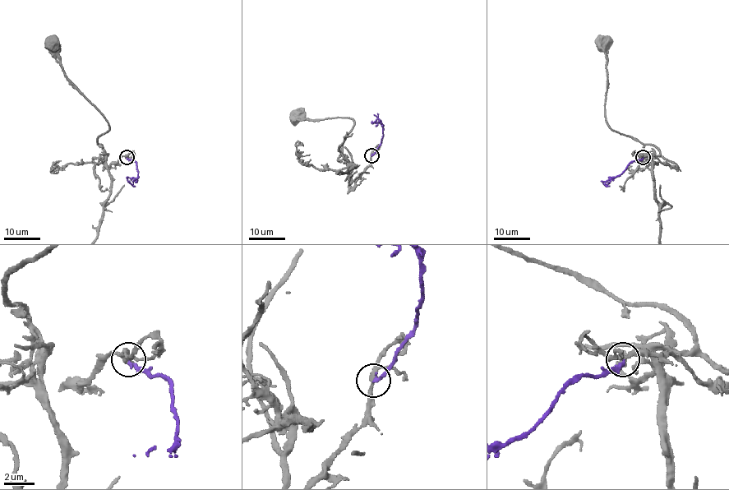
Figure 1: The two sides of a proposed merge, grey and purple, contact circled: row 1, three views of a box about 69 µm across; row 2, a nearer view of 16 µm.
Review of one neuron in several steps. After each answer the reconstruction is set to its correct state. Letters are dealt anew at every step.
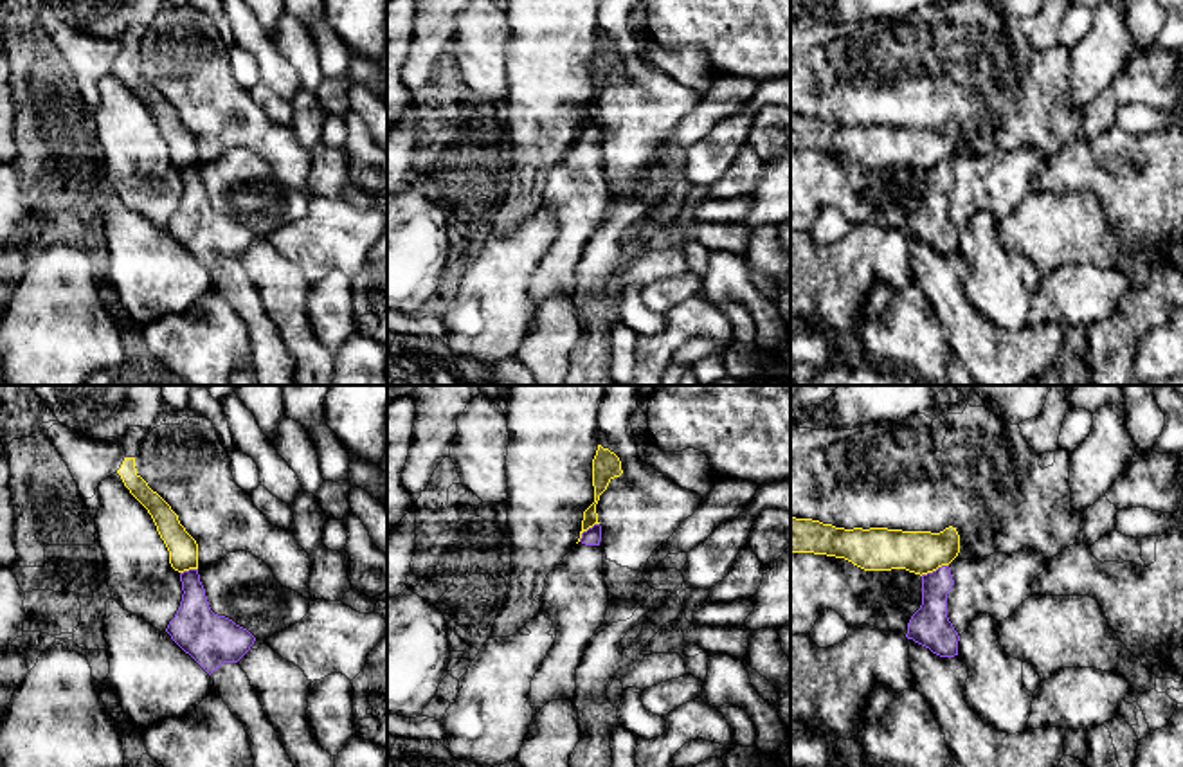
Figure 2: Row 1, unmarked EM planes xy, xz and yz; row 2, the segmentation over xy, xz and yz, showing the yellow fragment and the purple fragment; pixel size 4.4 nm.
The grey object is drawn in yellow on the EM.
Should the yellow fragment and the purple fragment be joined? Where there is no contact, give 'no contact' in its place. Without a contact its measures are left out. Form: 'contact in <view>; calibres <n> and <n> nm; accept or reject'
contact in yz; calibres 190 and 180 nm; reject

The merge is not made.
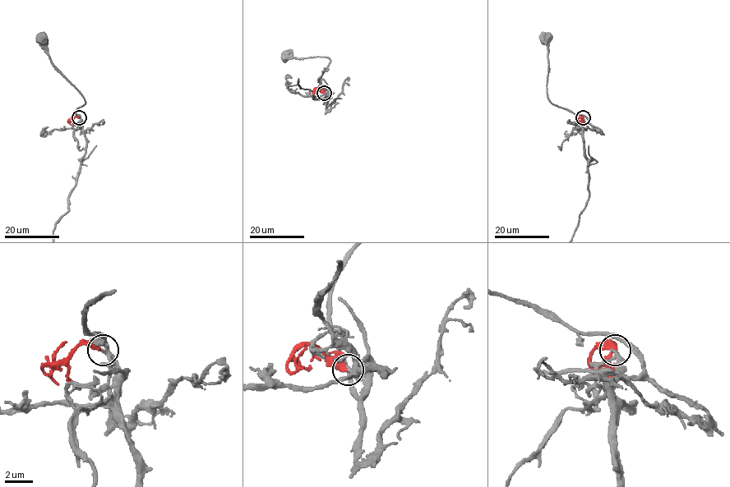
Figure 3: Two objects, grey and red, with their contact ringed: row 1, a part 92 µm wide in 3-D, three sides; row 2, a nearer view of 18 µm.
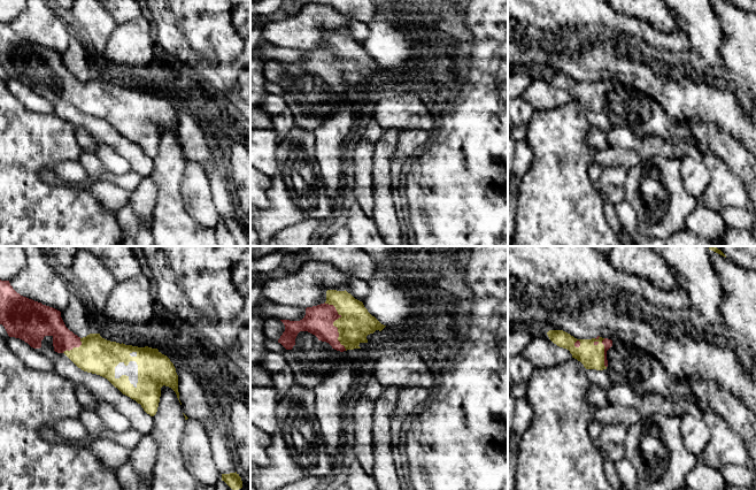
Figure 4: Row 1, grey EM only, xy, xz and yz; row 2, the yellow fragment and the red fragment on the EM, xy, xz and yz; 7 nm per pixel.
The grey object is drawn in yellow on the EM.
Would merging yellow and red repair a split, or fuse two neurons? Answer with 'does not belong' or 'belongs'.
belongs

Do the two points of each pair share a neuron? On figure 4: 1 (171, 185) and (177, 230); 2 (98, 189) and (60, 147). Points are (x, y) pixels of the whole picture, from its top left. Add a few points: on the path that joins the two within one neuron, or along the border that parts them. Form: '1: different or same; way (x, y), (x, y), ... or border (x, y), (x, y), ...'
1: same; way (171, 197), (171, 219)
2: different; border (90, 188), (93, 196), (107, 208)

